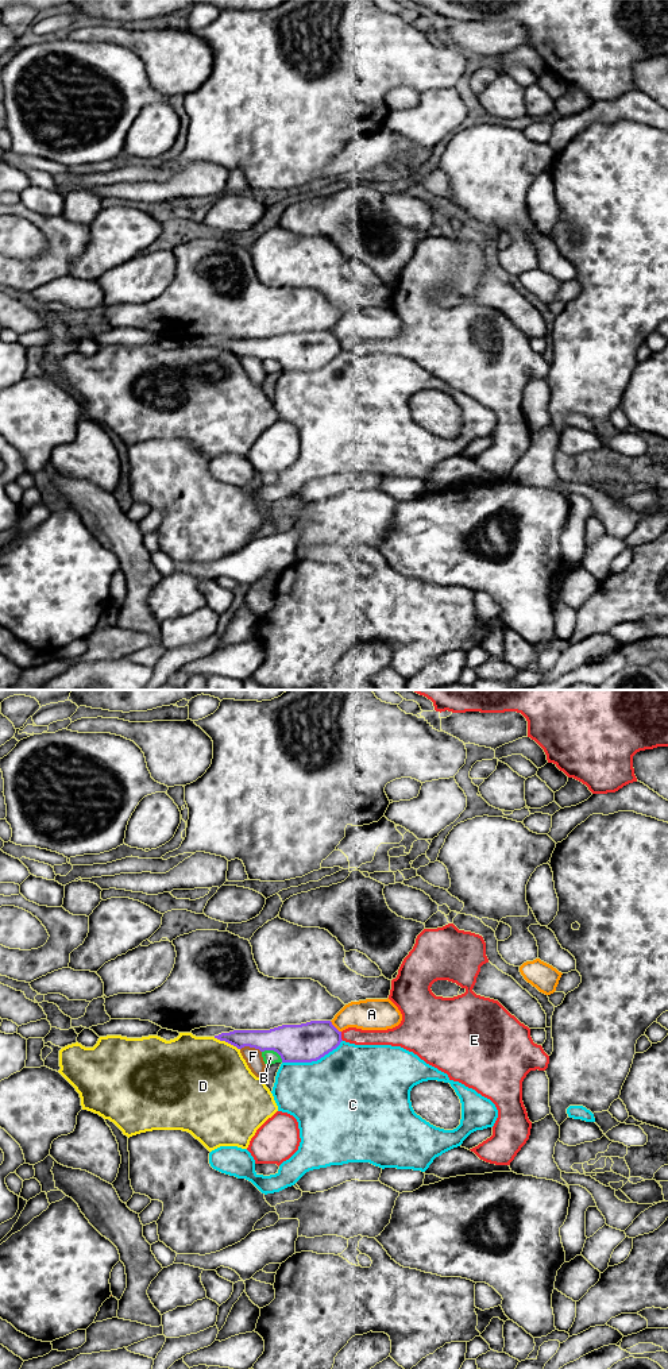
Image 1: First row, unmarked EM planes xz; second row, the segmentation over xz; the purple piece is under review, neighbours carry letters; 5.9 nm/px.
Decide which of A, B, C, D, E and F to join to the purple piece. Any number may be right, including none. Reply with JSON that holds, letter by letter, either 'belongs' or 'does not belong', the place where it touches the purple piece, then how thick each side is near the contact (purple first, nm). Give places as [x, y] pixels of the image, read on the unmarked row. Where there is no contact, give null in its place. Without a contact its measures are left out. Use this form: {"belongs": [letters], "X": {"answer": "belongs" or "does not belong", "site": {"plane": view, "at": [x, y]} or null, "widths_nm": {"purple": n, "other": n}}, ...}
{"belongs": [], "A": {"answer": "does not belong", "site": {"plane": "xz", "at": [334, 335]}, "widths_nm": {"purple": 240, "other": 190}}, "B": {"answer": "does not belong", "site": {"plane": "xz", "at": [274, 359]}, "widths_nm": {"purple": 240, "other": 80}}, "C": {"answer": "does not belong", "site": {"plane": "xz", "at": [312, 369]}, "widths_nm": {"purple": 240, "other": 480}}, "D": {"answer": "does not belong", "site": {"plane": "xz", "at": [227, 350]}, "widths_nm": {"purple": 130, "other": 480}}, "E": {"answer": "does not belong", "site": {"plane": "xz", "at": [340, 344]}, "widths_nm": {"purple": 240, "other": 100}}, "F": {"answer": "does not belong", "site": {"plane": "xz", "at": [251, 355]}, "widths_nm": {"purple": 220, "other": 100}}}

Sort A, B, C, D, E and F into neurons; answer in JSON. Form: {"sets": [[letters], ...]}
{"sets": [["A"], ["B"], ["C"], ["D"], ["E"], ["F"]]}

